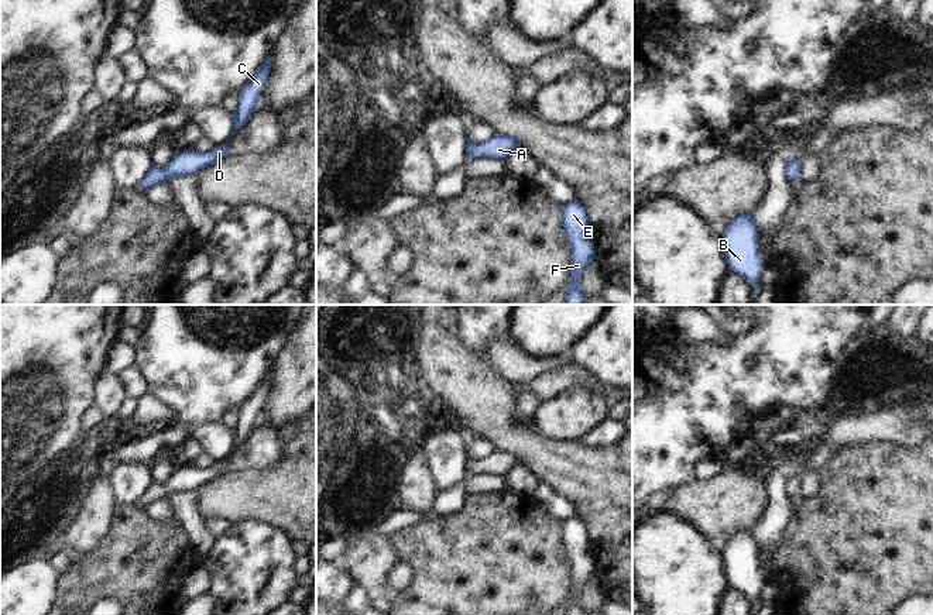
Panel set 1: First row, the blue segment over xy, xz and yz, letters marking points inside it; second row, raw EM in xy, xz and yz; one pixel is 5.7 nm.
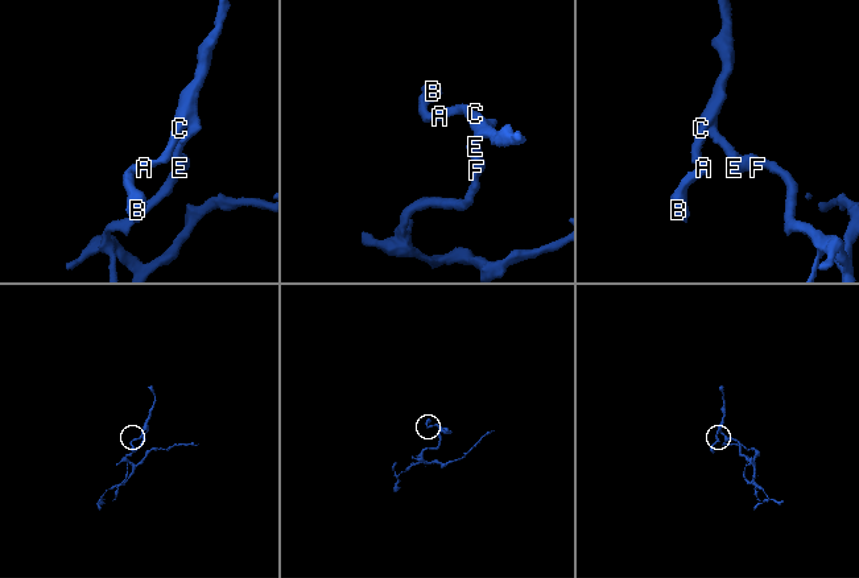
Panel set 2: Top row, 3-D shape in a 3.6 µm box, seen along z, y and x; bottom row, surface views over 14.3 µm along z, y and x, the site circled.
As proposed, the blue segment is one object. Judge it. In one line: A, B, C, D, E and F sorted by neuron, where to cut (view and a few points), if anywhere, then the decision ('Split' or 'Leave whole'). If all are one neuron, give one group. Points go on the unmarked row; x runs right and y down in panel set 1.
Groups: A B C D E F. No split. Leave whole.

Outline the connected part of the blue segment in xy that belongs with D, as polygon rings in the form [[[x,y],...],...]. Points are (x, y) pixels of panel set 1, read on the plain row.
[[[231,453],[222,461],[215,463],[209,468],[195,468],[191,465],[183,465],[181,468],[176,468],[171,477],[164,482],[152,482],[141,495],[137,505],[141,508],[155,499],[161,499],[167,497],[168,494],[181,494],[188,491],[196,491],[200,485],[207,484],[213,478],[217,478],[222,475],[227,465],[229,465],[229,457]]]

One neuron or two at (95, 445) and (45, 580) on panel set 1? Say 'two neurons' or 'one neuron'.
one neuron

